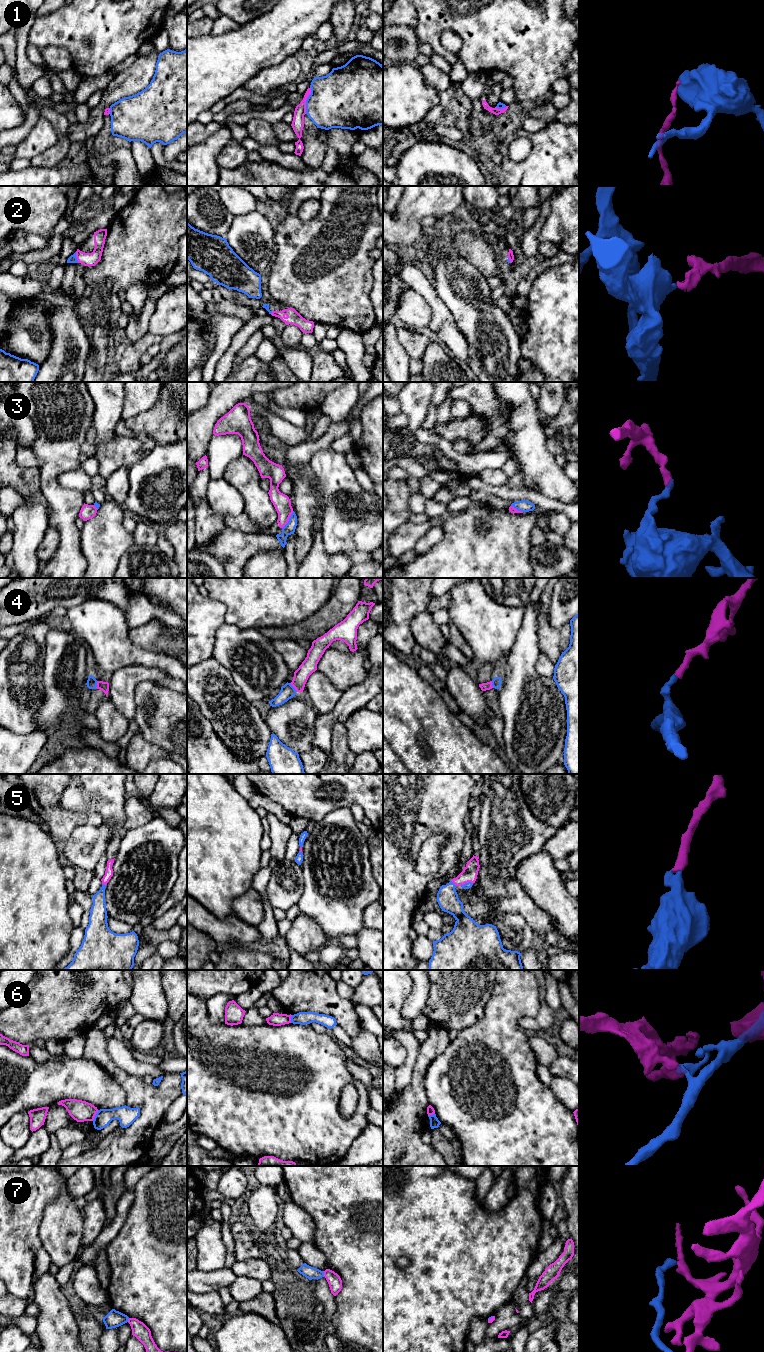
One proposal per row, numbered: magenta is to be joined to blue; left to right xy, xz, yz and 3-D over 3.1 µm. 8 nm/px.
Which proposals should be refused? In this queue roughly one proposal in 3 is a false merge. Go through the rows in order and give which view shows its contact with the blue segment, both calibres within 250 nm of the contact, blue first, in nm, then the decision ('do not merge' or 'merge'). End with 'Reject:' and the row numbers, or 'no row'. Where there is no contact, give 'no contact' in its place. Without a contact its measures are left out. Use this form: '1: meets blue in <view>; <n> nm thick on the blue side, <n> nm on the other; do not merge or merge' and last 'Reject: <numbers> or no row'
1: meets blue in xz; 440 nm thick on the blue side, 100 nm on the other; do not merge
2: meets blue in xy; 60 nm thick on the blue side, 110 nm on the other; merge
3: meets blue in xz; 90 nm thick on the blue side, 140 nm on the other; do not merge
4: meets blue in xz; 120 nm thick on the blue side, 120 nm on the other; merge
5: meets blue in yz; 170 nm thick on the blue side, 130 nm on the other; merge
6: meets blue in xy; 140 nm thick on the blue side, 170 nm on the other; do not merge
7: meets blue in xz; 100 nm thick on the blue side, 110 nm on the other; do not merge
Reject: 1, 3, 6, 7

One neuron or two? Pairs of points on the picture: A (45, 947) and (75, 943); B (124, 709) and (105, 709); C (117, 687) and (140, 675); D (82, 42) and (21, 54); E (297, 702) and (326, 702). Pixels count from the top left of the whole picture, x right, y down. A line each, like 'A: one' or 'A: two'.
A: two
B: two
C: one
D: two
E: two

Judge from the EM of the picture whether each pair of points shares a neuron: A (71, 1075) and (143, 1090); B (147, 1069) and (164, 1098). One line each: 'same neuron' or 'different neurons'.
A: different neurons
B: different neurons

